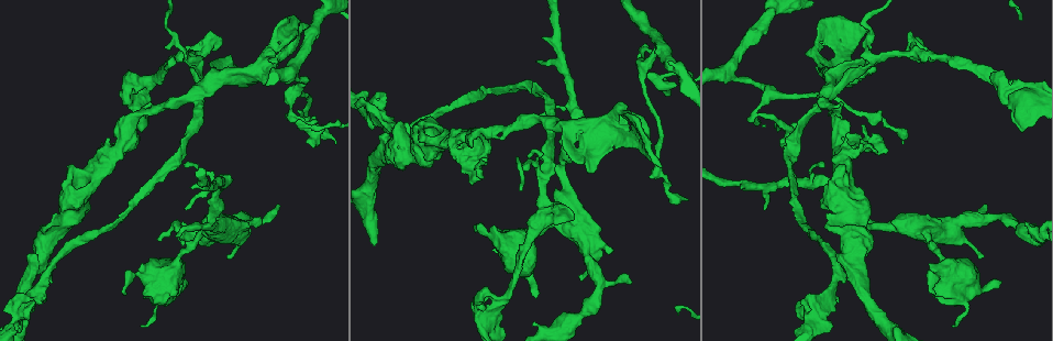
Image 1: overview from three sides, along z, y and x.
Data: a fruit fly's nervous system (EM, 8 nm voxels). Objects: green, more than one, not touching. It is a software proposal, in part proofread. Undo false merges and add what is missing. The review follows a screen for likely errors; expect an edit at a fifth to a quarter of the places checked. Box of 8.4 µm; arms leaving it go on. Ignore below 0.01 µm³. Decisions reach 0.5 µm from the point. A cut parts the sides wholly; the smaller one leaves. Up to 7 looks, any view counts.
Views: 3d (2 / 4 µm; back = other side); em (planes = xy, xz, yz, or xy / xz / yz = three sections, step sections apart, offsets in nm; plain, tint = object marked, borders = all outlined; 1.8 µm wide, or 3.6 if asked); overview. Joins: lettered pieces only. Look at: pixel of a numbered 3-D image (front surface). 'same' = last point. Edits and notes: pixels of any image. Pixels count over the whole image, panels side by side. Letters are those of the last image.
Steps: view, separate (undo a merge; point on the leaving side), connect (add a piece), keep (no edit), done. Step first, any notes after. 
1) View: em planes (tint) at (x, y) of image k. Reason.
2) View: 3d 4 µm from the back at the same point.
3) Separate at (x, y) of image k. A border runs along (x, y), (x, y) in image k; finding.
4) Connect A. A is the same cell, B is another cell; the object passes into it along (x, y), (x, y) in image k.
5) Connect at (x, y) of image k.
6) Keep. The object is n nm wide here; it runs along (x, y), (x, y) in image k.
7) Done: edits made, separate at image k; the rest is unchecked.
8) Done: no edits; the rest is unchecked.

View: em yz step 16 (borders) at (317, 143) of image 1. Free end.

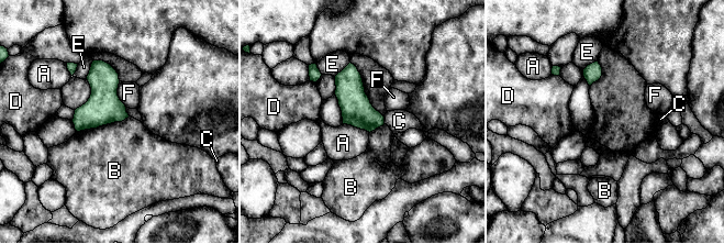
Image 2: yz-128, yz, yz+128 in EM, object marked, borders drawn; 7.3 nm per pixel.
Keep. The longest contact is with B, 400 nm; A, B, C, D, E and F are other cells; a border runs along (343, 123), (369, 132) in image 2; none of them fits.

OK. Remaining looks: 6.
View: 3d 2 µm at (264, 72) of image 1. Calibre changes.

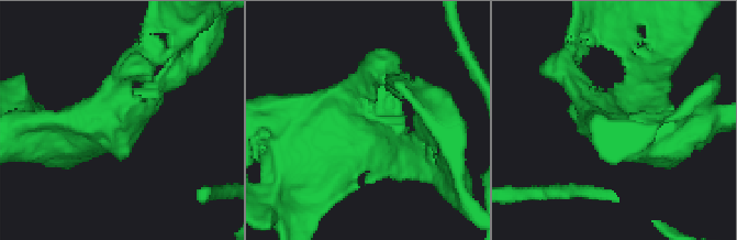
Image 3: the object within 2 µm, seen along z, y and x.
View: em planes (tint) at (366, 115) of image 3. 3 arms meet here; the arms are 180, 180, 380 nm wide.

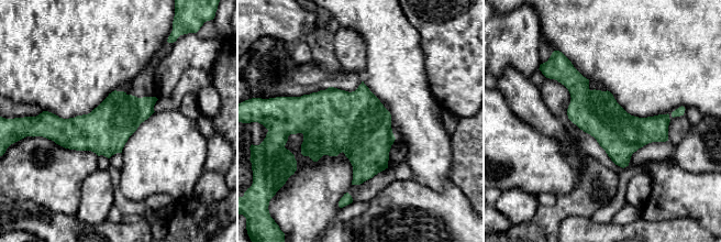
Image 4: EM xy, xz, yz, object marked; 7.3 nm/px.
View: em planes (borders) at the same point. See the neighbours.

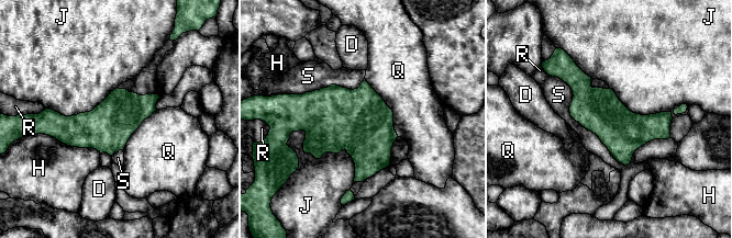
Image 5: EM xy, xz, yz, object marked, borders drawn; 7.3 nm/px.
Keep. D, H, J, Q, R and S are other cells; it runs along (567, 67), (624, 128), (667, 135) in image 5; all the same neuron.

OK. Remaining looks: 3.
View: 3d 2 µm at (826, 97) of image 1.

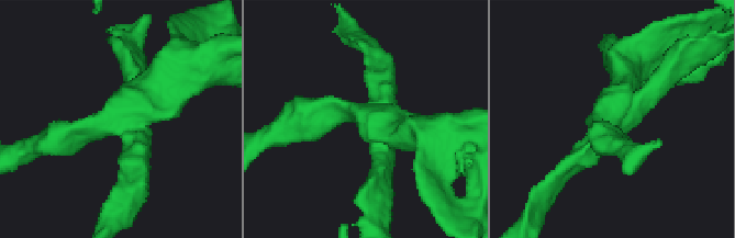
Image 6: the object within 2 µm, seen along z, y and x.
View: em xz step 4 (tint) at (374, 116) of image 6. 4 arms meet here; shape alone is not enough.

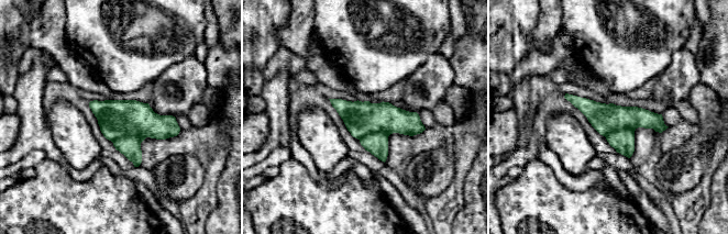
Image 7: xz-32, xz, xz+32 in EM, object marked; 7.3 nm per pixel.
View: em xz step 4 (borders) at the same point. See the neighbours.

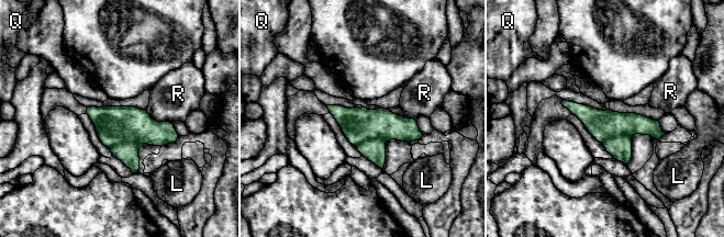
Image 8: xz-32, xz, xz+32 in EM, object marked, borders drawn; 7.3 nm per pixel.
Separate at (127, 153) of image 8. The object is 280 nm wide here; L, Q and R are other cells; a border runs along (138, 147), (118, 143), (110, 148) in image 8; a second neuron is stuck on.

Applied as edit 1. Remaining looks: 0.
Done: edits made, separate at image 8; the rest is unchecked.

